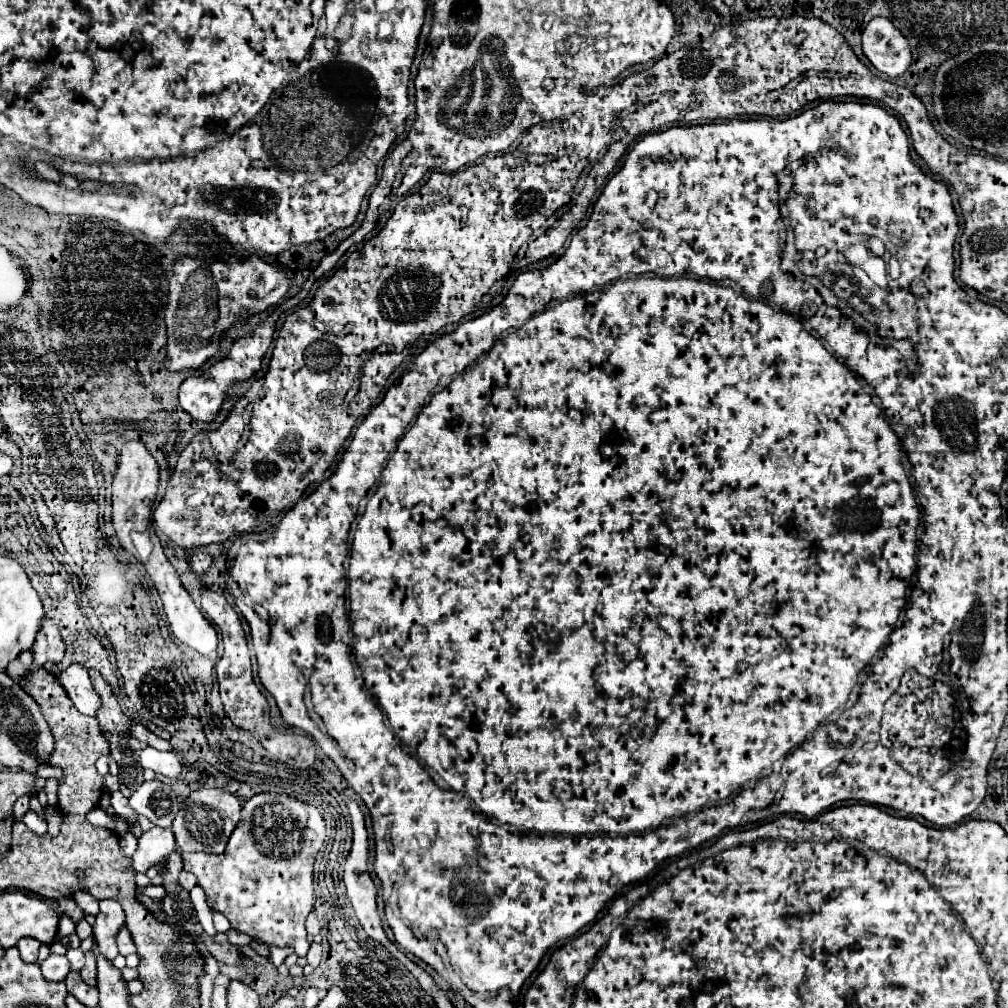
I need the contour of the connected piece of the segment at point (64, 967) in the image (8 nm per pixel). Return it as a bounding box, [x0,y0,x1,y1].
[41,954,71,982]

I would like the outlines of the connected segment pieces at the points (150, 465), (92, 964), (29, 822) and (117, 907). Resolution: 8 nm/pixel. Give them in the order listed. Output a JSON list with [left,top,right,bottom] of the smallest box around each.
[[113,440,159,554],[79,952,97,984],[23,810,47,834],[93,900,125,960]]

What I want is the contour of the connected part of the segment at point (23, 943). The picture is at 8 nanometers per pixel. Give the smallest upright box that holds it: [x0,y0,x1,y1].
[17,938,41,962]

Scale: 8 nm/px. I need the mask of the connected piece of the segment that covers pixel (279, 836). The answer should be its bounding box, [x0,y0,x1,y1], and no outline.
[183,792,325,956]

